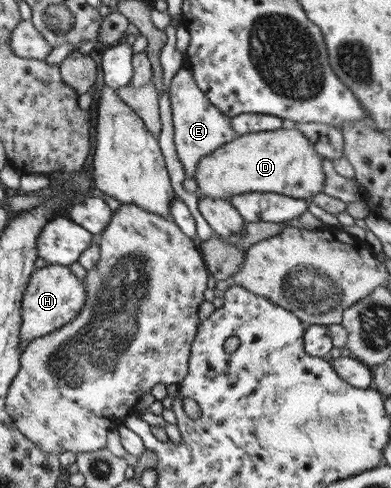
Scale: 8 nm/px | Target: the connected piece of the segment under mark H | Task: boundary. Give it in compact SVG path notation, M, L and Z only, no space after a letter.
M48 265L34 270L22 299L20 338L23 346L72 322L80 314L86 299L87 290L84 281L78 280L78 276L72 274L68 266Z

